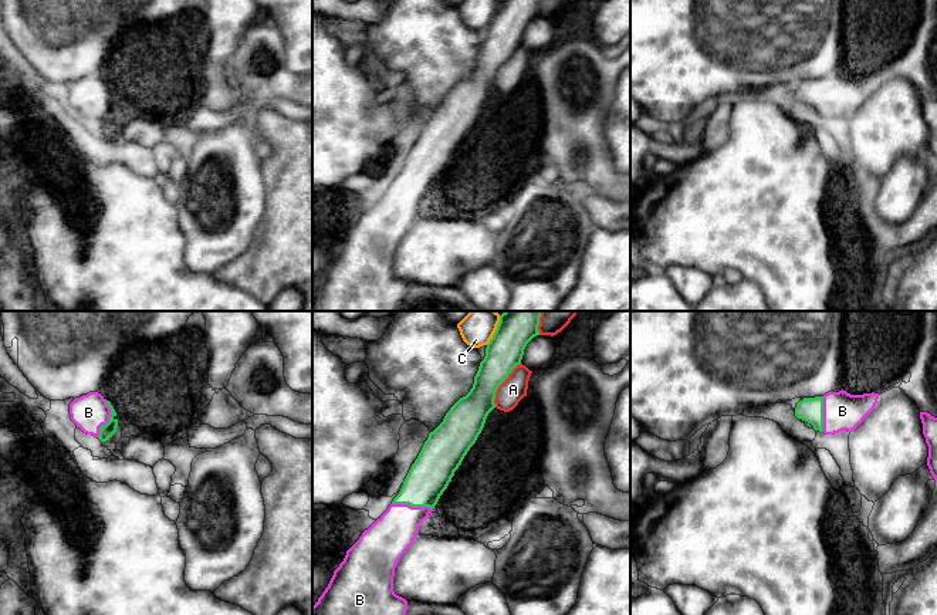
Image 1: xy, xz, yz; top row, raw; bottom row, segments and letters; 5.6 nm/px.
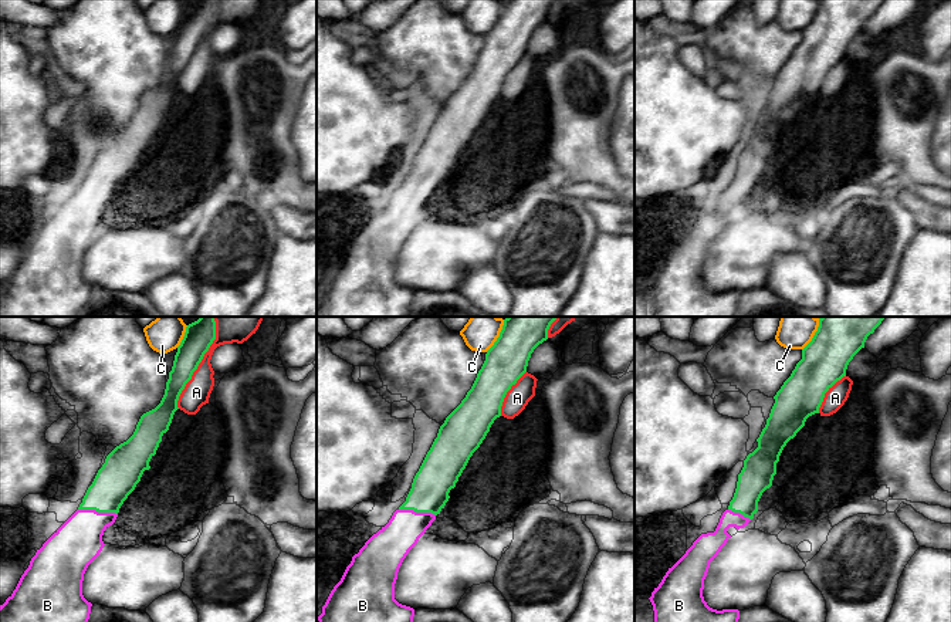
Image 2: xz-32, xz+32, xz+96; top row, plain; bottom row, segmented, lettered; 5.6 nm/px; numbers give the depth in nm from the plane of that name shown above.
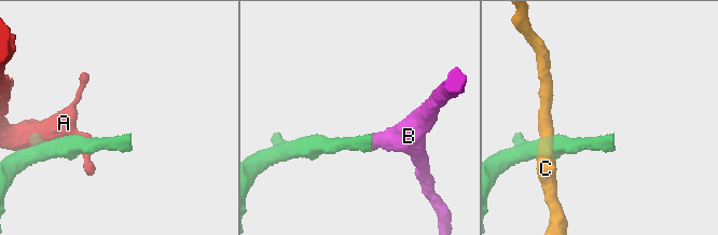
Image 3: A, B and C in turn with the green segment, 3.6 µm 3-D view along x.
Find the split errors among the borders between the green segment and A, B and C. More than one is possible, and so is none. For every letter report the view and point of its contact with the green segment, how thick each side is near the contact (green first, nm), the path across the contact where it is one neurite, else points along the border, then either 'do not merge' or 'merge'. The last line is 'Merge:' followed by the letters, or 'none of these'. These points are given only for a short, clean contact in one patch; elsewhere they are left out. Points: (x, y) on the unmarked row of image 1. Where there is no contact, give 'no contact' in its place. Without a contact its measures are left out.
A: xz (500, 66) | 200/150 nm | do not merge
B: xy (110, 101) | 80/200 nm | across xy (105, 112), (110, 101), (98, 101), (88, 94) | merge
C: xz (496, 13) | 200/160 nm | along xz (500, 0), (493, 19), (486, 26) | do not merge
Merge: B

